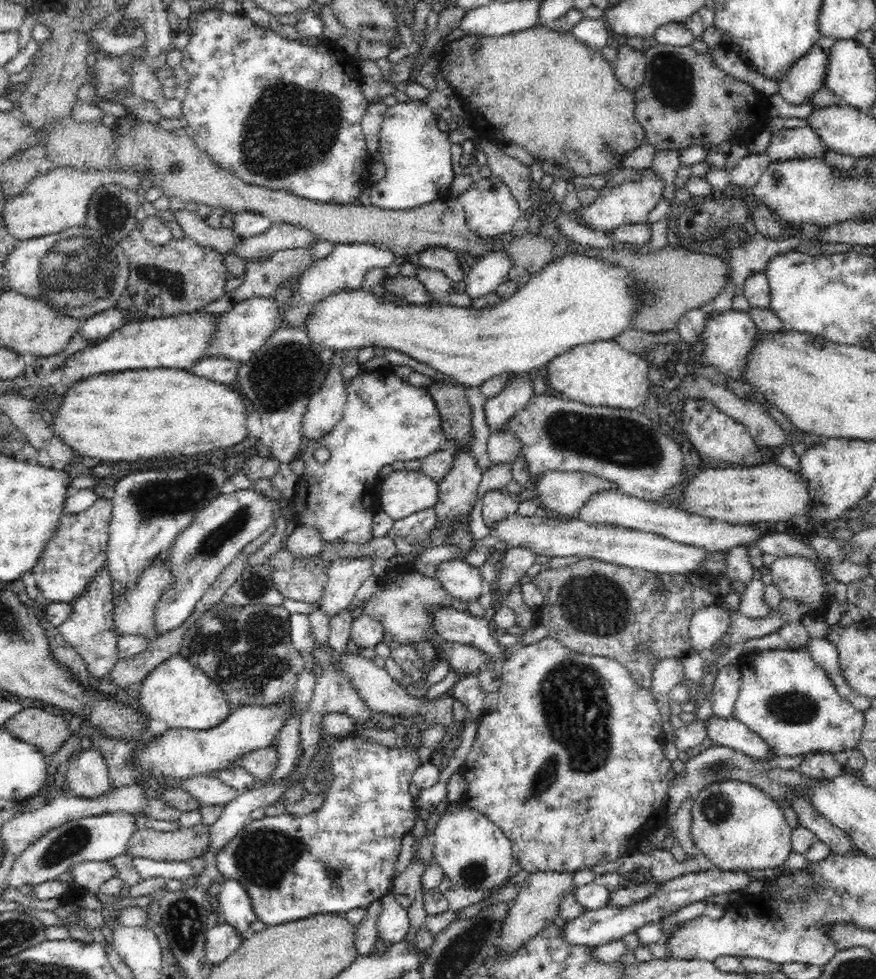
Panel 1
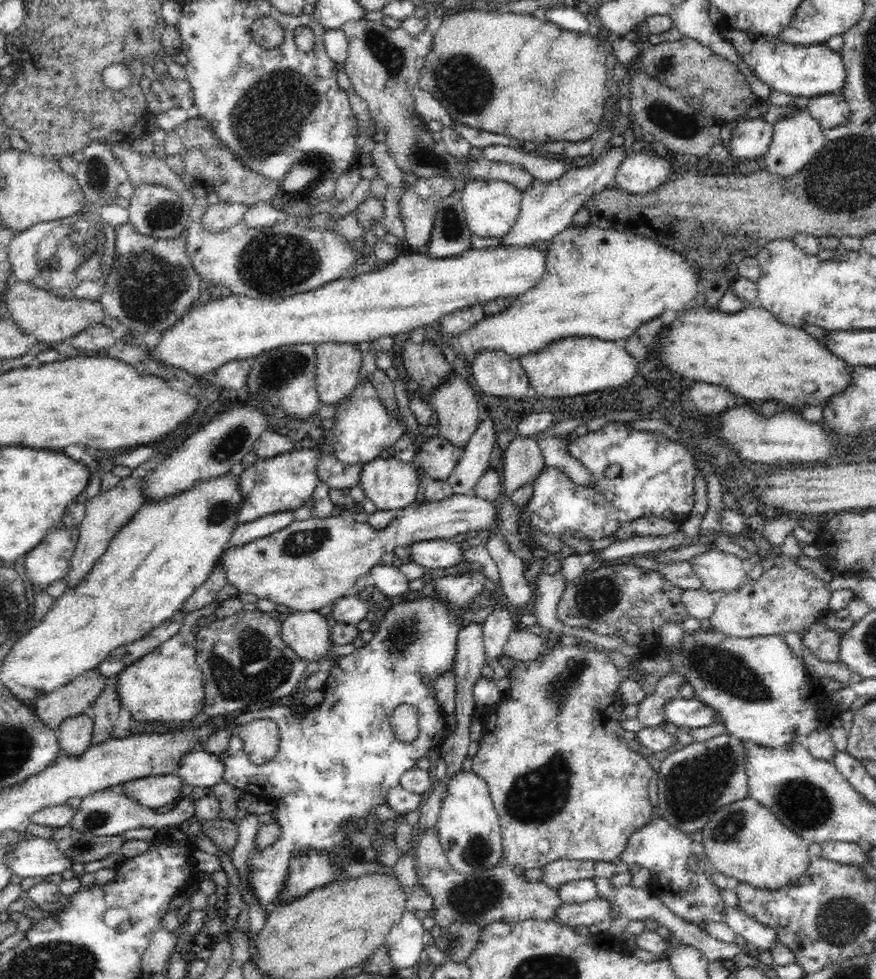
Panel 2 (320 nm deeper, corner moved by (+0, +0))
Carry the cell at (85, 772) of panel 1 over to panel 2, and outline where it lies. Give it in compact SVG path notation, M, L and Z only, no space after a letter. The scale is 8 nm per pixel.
M86 713L66 719L56 730L60 743L59 750L67 752L70 757L80 756L91 746L92 729L93 720Z

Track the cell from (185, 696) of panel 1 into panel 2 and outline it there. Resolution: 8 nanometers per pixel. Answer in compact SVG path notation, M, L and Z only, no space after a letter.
M226 583L209 606L186 614L182 628L174 636L114 677L120 703L124 708L128 708L133 720L186 722L201 712L202 707L205 707L205 684L201 668L196 664L197 640L196 633L192 632L191 627L198 624L200 618L209 620L223 600L236 597L239 593L235 586Z

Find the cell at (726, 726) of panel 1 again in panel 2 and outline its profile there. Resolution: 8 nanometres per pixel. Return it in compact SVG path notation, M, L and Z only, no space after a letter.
M678 697L664 704L665 720L676 726L688 729L710 726L712 722L720 722L719 714L711 707L705 706L697 699L686 700Z

